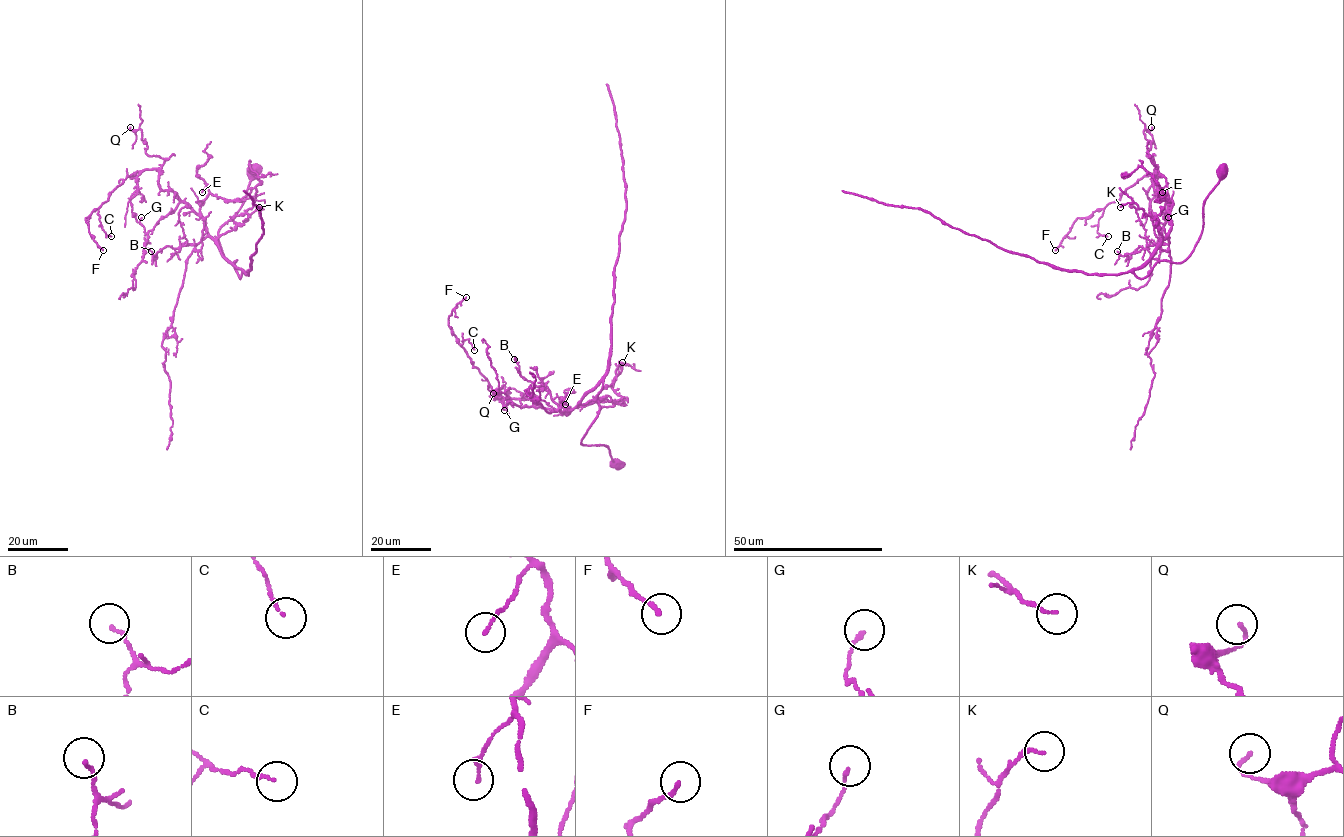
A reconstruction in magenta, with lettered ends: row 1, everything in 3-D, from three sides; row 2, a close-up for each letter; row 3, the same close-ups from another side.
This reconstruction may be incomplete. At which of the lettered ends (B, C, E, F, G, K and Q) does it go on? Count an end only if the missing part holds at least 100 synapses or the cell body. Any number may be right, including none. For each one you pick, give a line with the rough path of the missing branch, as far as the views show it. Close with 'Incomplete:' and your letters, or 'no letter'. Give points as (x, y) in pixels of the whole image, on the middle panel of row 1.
Incomplete: no letter

